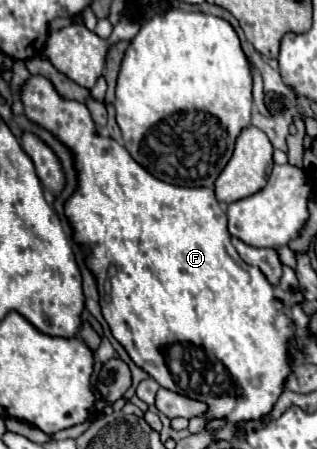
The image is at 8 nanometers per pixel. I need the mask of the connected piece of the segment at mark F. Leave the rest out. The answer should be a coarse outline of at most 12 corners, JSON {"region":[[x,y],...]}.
{"region":[[42,75],[102,315],[190,419],[266,419],[294,321],[208,187],[158,181]]}

